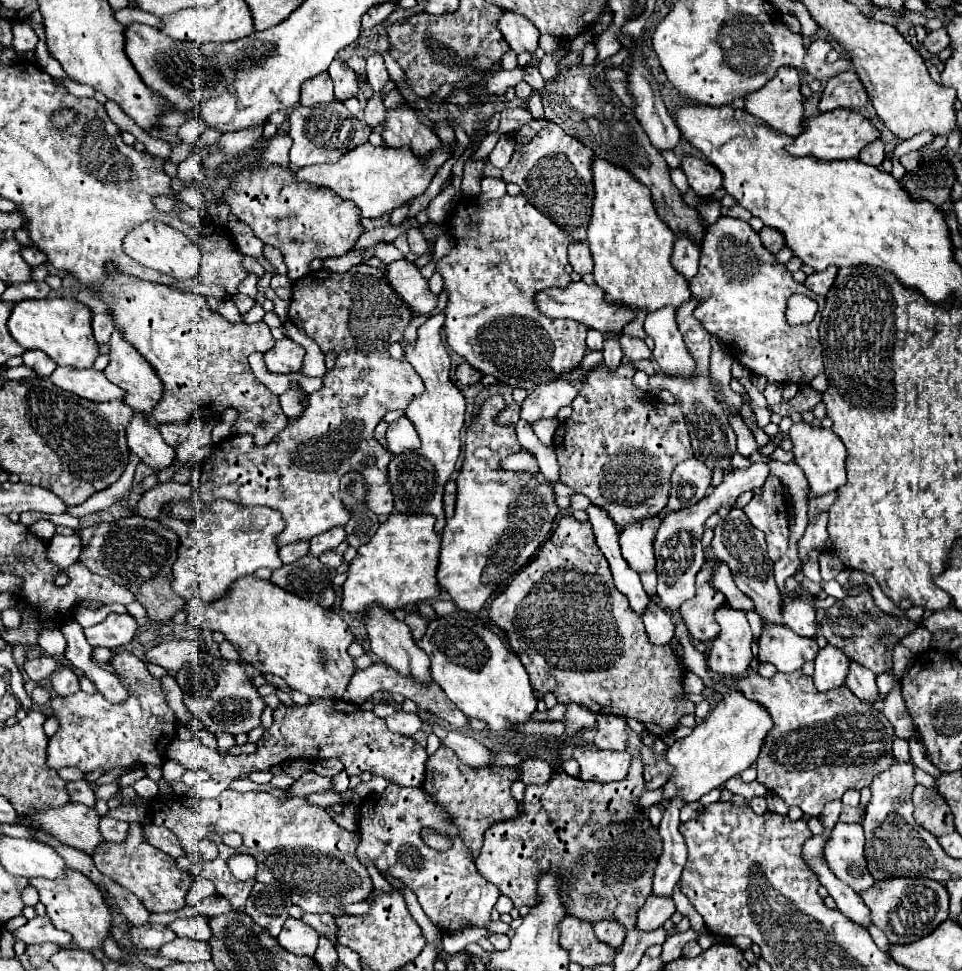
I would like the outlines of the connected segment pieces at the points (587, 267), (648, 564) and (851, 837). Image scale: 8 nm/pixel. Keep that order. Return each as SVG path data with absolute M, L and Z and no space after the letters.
M570 244L570 252L568 252L568 260L574 268L574 272L578 274L586 274L586 272L592 272L592 254L590 254L590 248L586 244Z
M660 516L628 524L620 536L620 548L624 560L634 568L642 580L648 596L656 594L656 558L654 558L654 536L662 524Z
M838 822L826 842L824 858L834 876L852 890L864 892L874 884L864 860L864 832L860 824Z

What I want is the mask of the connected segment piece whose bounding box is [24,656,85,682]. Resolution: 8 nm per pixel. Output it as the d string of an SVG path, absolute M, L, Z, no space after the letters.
M54 656L28 658L28 660L26 660L26 664L24 664L24 670L26 670L26 674L30 676L30 680L40 682L40 680L46 680L54 670L64 668L64 666L71 668L79 678L85 677L80 670L70 666L66 660L62 660L62 658L54 658Z

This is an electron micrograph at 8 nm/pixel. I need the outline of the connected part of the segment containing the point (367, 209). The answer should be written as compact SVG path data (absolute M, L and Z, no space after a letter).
M370 142L348 150L336 164L318 164L310 168L300 168L294 178L298 182L310 182L316 186L324 186L334 190L340 198L352 200L358 204L360 214L368 218L378 218L394 208L402 206L404 202L424 194L436 170L450 158L454 146L442 146L426 164L422 164L410 148L386 148L386 146L372 146Z

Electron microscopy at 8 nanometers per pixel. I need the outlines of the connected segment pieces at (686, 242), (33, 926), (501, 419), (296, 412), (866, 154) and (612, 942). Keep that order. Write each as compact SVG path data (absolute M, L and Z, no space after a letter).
M678 234L674 240L674 250L672 250L672 266L686 276L686 280L692 280L698 272L698 262L700 262L700 244L696 244L690 236Z
M36 916L34 920L28 920L22 928L18 928L14 932L14 940L24 942L26 946L30 944L44 944L44 942L52 942L58 944L62 948L66 948L72 942L72 936L64 930L58 930L50 916Z
M512 404L512 406L504 408L504 410L502 410L502 412L496 416L496 424L516 428L516 424L518 424L518 420L520 420L518 412L520 412L520 406L518 406L518 404Z
M290 388L286 390L282 396L280 396L280 406L284 410L284 414L294 420L298 418L302 412L304 412L304 406L302 406L302 390L300 388Z
M878 138L870 144L866 144L860 150L860 160L866 162L866 164L872 164L872 166L880 166L882 160L884 160L884 142Z
M602 920L602 924L594 924L594 934L598 936L598 940L602 940L614 950L622 946L622 940L626 936L624 928L620 924L614 924L612 920Z

